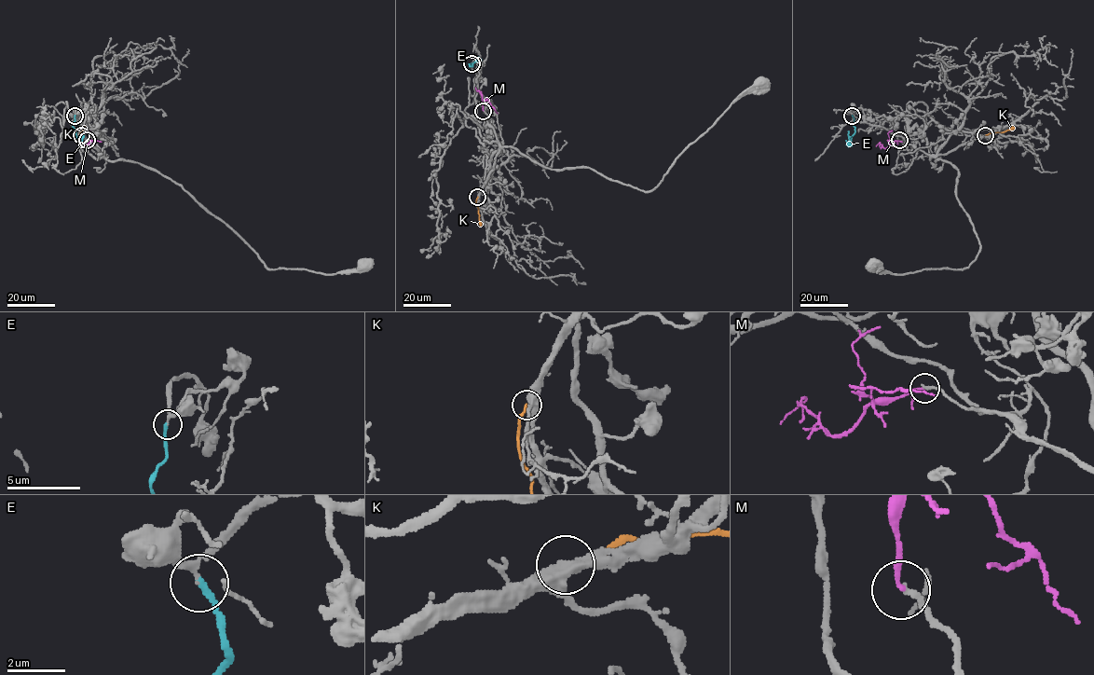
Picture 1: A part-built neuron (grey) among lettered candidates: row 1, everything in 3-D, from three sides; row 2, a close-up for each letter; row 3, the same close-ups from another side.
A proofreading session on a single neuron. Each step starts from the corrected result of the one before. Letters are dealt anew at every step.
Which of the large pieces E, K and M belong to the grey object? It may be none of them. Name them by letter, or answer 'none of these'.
E, M

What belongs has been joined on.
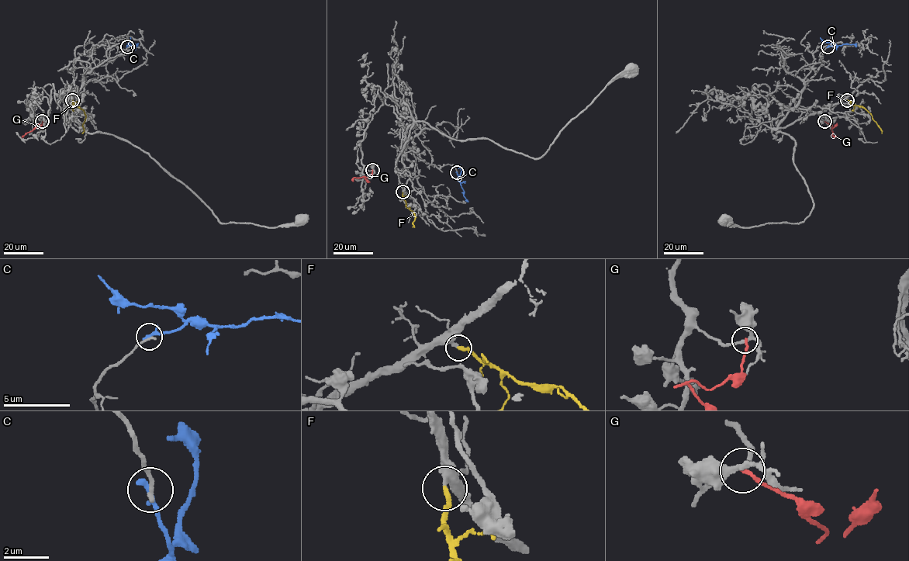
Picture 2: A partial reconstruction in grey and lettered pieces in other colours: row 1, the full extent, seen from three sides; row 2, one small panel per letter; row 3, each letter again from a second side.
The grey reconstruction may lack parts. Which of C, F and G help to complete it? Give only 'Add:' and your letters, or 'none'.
Add: F

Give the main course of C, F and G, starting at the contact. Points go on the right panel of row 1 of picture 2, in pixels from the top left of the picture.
C: (827, 46), (856, 43)
F: (847, 100), (862, 105), (872, 116), (882, 133)
G: (824, 121), (832, 126), (832, 135), (836, 136)

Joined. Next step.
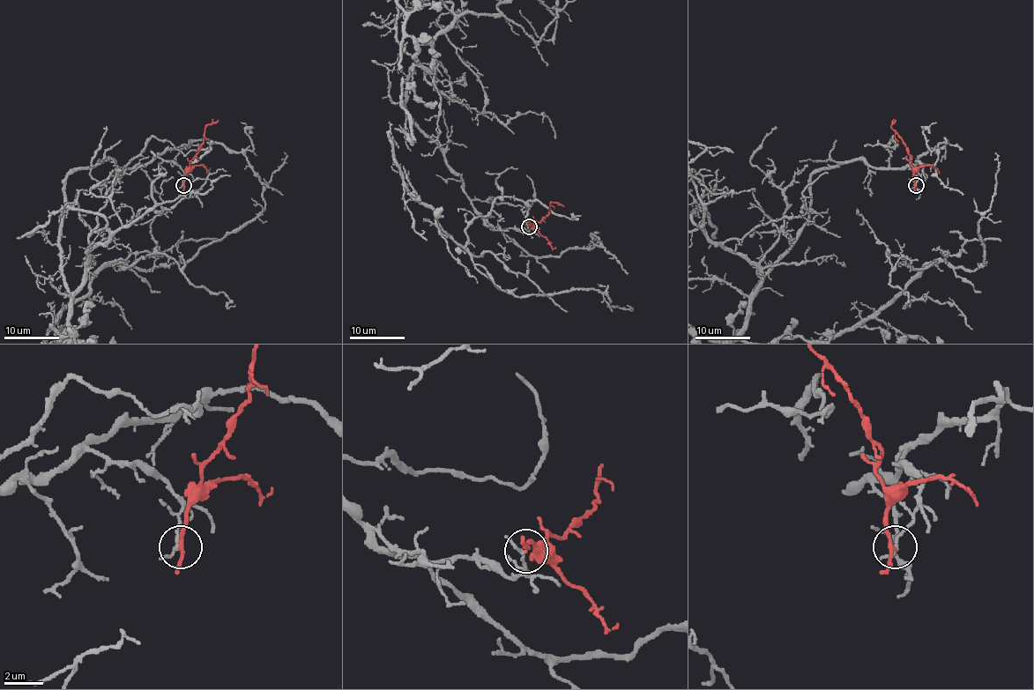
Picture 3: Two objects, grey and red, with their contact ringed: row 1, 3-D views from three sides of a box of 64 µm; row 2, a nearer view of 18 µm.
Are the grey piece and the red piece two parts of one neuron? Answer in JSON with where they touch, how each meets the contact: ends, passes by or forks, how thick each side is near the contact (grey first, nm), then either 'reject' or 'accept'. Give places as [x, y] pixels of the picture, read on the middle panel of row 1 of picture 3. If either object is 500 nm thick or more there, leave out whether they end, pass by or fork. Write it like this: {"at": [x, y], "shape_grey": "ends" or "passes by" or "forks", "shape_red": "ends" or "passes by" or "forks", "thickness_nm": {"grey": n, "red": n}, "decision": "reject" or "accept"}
{"at": [529, 226], "shape_grey": "passes by", "shape_red": "passes by", "thickness_nm": {"grey": 130, "red": 180}, "decision": "reject"}

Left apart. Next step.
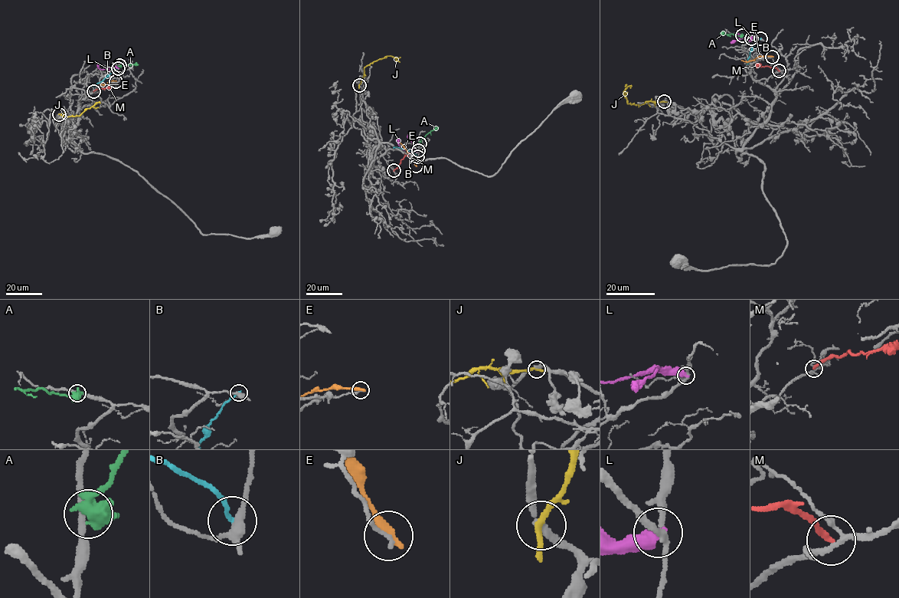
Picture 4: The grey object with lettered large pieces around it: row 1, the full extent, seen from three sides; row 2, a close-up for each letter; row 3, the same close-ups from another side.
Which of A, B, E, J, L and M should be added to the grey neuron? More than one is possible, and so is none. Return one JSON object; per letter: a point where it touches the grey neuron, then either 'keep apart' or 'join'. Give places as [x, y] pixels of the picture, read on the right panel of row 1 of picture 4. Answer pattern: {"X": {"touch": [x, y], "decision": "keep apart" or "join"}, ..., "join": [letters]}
{"A": {"touch": [742, 35], "decision": "keep apart"}, "B": {"touch": [760, 38], "decision": "keep apart"}, "E": {"touch": [772, 57], "decision": "keep apart"}, "J": {"touch": [664, 101], "decision": "keep apart"}, "L": {"touch": [751, 38], "decision": "keep apart"}, "M": {"touch": [779, 70], "decision": "keep apart"}, "join": []}

